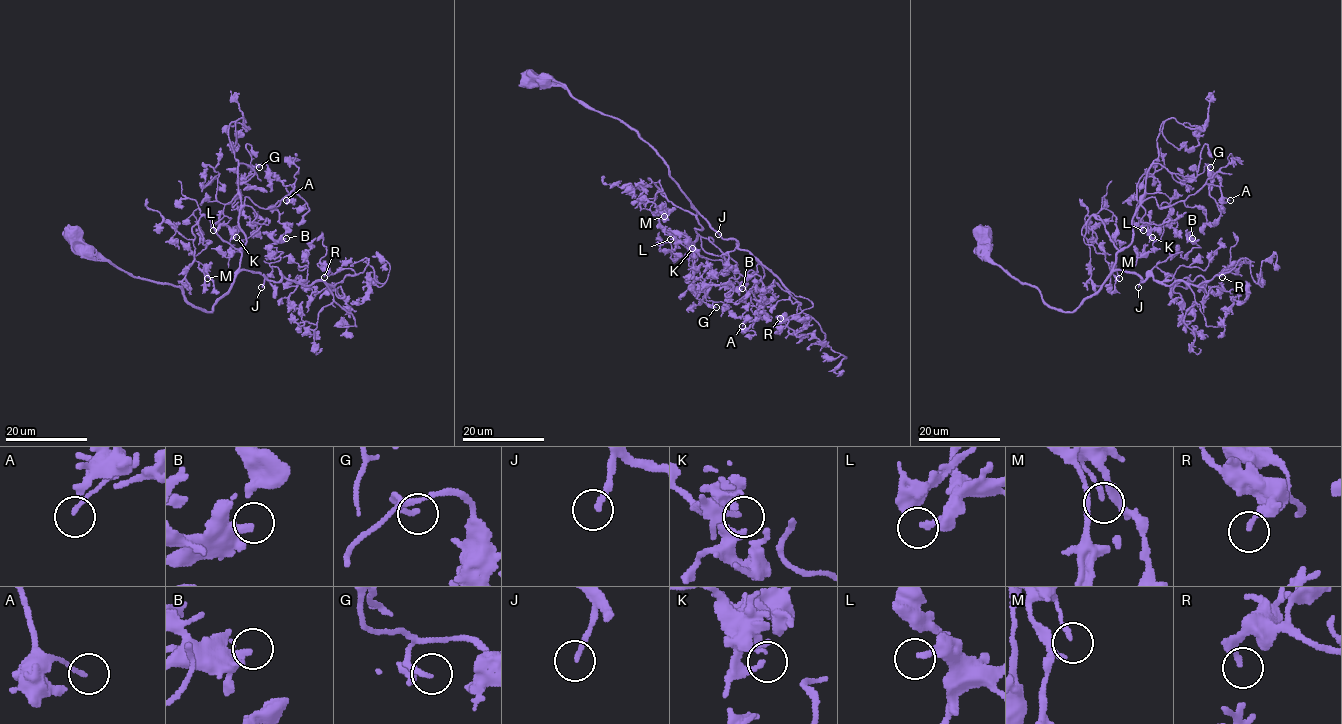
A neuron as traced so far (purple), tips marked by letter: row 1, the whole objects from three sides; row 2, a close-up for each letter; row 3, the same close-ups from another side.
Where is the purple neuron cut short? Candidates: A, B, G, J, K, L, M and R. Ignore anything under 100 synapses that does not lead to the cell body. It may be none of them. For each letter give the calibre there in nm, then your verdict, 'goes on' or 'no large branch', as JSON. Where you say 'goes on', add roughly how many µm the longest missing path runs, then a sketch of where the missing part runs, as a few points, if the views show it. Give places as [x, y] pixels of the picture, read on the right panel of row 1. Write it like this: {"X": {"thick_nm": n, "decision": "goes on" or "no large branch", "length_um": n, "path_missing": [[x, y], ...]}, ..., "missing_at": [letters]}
{"A": {"thick_nm": 140, "decision": "no large branch"}, "B": {"thick_nm": 400, "decision": "no large branch"}, "G": {"thick_nm": 190, "decision": "no large branch"}, "J": {"thick_nm": 180, "decision": "goes on", "length_um": 30, "path_missing": [[1138, 287], [1138, 291], [1122, 303], [1138, 292], [1141, 298], [1138, 303], [1123, 300], [1115, 316]]}, "K": {"thick_nm": 220, "decision": "no large branch"}, "L": {"thick_nm": 200, "decision": "no large branch"}, "M": {"thick_nm": 160, "decision": "no large branch"}, "R": {"thick_nm": 180, "decision": "no large branch"}, "missing_at": ["J"]}

